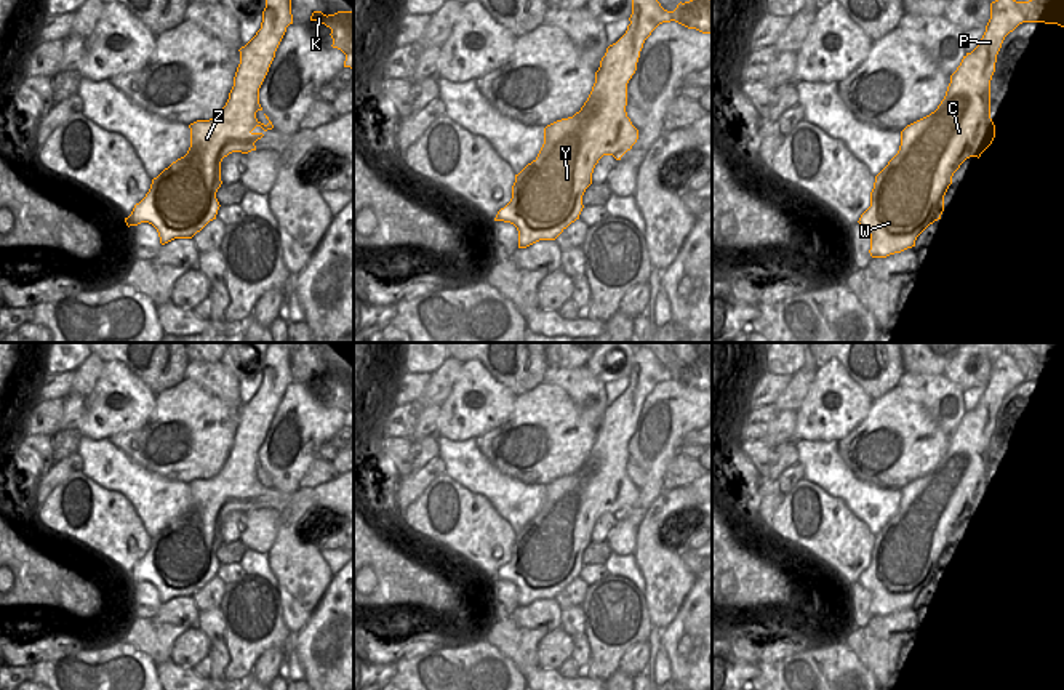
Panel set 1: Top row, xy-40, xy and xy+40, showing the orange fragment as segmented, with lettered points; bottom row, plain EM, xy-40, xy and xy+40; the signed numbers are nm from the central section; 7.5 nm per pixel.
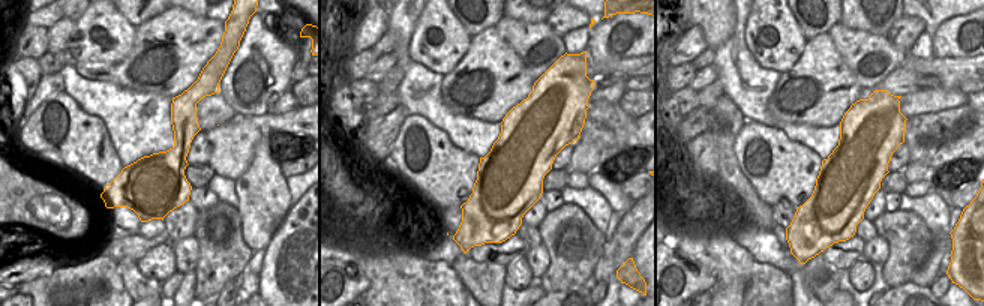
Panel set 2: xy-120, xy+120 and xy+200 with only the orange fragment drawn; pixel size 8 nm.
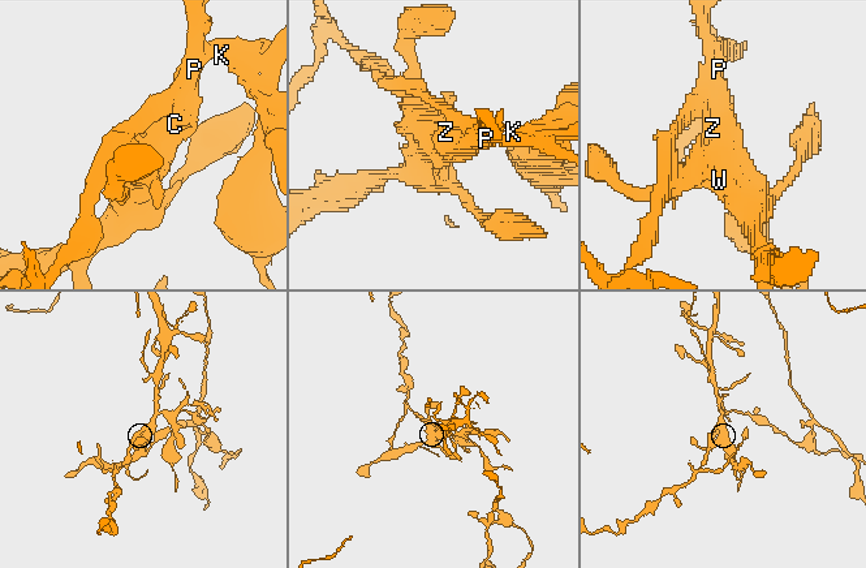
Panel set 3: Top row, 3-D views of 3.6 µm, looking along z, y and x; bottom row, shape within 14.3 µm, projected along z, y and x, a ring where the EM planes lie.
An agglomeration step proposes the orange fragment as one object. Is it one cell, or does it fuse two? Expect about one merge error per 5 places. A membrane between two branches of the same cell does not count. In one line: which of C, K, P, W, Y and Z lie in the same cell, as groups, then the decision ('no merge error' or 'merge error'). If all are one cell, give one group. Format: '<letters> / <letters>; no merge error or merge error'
C K P Y / W Z; merge error

